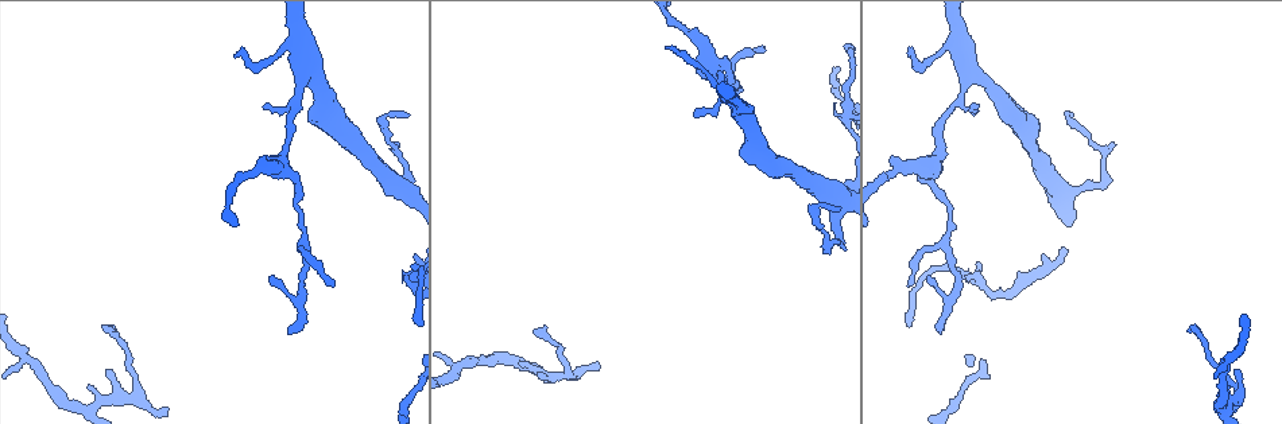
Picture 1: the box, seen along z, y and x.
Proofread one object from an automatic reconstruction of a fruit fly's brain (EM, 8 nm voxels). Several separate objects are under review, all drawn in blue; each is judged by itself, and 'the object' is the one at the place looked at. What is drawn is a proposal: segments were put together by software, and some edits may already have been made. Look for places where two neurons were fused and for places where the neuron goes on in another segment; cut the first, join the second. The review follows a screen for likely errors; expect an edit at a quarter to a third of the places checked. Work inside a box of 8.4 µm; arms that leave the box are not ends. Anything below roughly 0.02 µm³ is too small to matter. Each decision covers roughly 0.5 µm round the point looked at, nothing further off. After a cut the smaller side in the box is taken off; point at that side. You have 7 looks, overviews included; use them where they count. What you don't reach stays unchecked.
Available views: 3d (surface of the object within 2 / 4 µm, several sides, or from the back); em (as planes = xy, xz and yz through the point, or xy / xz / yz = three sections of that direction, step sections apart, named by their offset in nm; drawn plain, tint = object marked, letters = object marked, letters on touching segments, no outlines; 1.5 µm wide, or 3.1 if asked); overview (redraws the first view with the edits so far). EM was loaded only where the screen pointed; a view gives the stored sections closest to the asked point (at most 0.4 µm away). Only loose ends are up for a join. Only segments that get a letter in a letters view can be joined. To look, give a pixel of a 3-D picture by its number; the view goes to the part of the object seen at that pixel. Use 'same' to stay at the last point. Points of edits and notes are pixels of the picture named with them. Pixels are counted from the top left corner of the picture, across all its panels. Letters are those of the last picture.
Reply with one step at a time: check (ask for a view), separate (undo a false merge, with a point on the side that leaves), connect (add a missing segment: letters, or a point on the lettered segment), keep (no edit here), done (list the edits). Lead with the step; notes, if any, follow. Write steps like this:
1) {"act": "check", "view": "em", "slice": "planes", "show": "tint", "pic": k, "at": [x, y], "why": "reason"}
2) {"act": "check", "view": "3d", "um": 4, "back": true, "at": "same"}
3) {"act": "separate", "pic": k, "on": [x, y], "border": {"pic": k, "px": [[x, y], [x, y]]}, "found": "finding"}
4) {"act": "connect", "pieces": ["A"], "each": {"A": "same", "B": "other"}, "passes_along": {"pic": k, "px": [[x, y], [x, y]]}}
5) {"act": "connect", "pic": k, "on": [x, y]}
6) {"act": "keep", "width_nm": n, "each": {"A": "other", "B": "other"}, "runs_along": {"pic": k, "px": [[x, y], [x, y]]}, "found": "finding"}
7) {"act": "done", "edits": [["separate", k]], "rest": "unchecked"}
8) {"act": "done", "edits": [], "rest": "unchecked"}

{"act": "check", "view": "em", "slice": "planes", "show": "letters", "pic": 1, "at": [105, 370], "why": "tapers out"}

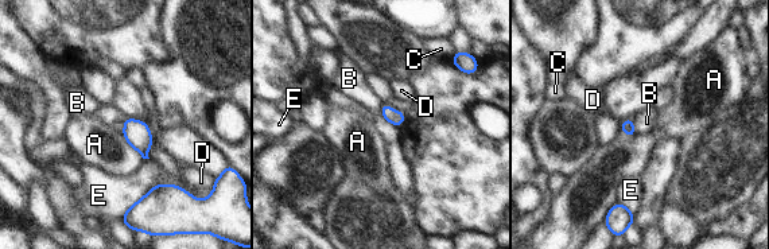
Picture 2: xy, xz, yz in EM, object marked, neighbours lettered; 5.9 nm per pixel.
{"act": "keep", "each": {"A": "other", "B": "other", "C": "other", "D": "other", "E": "other"}, "border": {"pic": 2, "px": [[381, 104], [381, 115], [396, 127]]}, "found": "no lettered segment goes on from it"}

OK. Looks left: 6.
{"act": "check", "view": "3d", "um": 2, "pic": 1, "at": [408, 172], "why": "abrupt turn"}

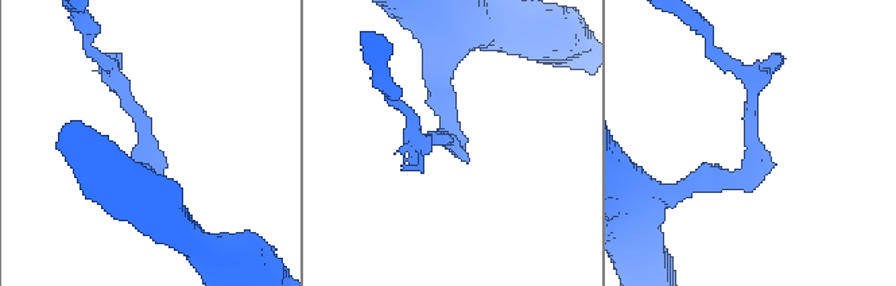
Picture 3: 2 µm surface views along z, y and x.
{"act": "check", "view": "em", "slice": "planes", "show": "letters", "pic": 3, "at": [753, 136]}

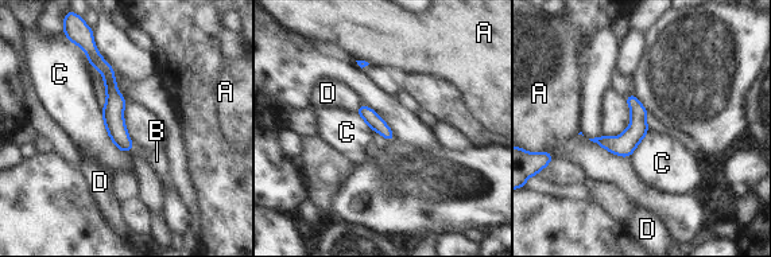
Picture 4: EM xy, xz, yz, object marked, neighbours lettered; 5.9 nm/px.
{"act": "keep", "width_nm": 100, "each": {"A": "other", "B": "other", "C": "other", "D": "other"}, "border": {"pic": 4, "px": [[361, 104], [355, 111]]}, "found": "all the same neuron"}

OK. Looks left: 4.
{"act": "check", "view": "em", "slice": "xz", "step": 4, "show": "tint", "pic": 1, "at": [234, 57], "why": "an open end"}

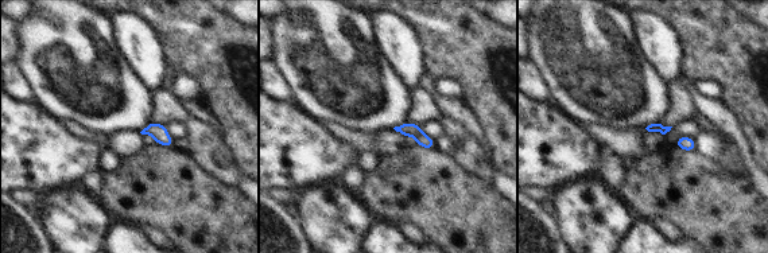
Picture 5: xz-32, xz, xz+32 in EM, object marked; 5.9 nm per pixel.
{"act": "check", "view": "em", "slice": "planes", "show": "letters", "at": "same", "why": "another direction"}

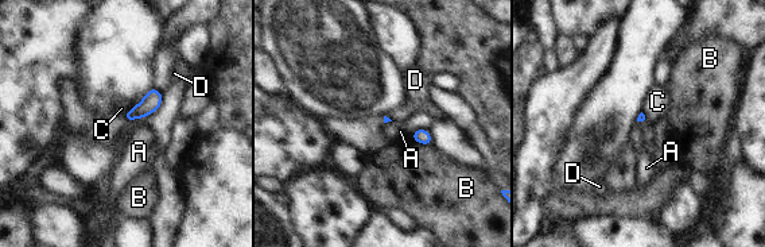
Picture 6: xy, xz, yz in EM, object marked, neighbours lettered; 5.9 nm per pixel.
{"act": "keep", "longest_contact_nm": ["C", 70], "each": {"A": "other", "B": "other", "C": "other", "D": "other"}, "border": {"pic": 6, "px": [[132, 108], [123, 114]]}, "found": "no lettered segment goes on from it"}

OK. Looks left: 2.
{"act": "done", "edits": [], "rest": "unchecked"}

